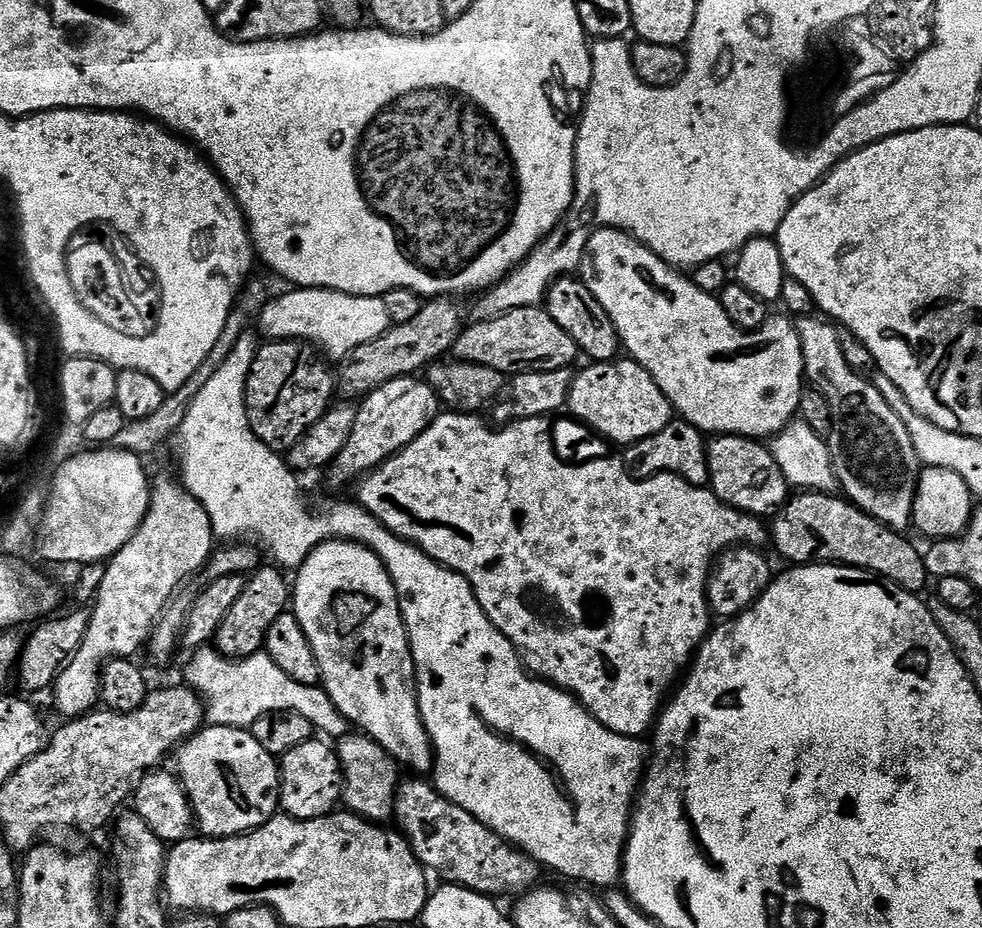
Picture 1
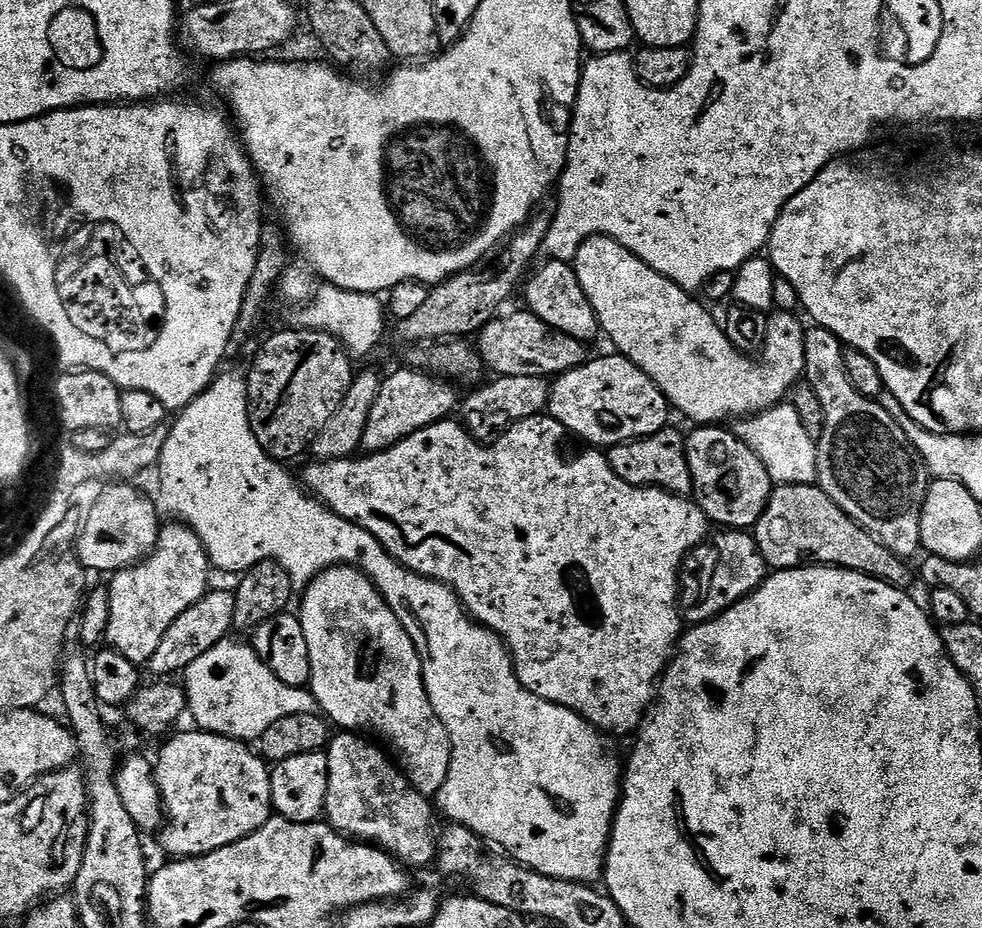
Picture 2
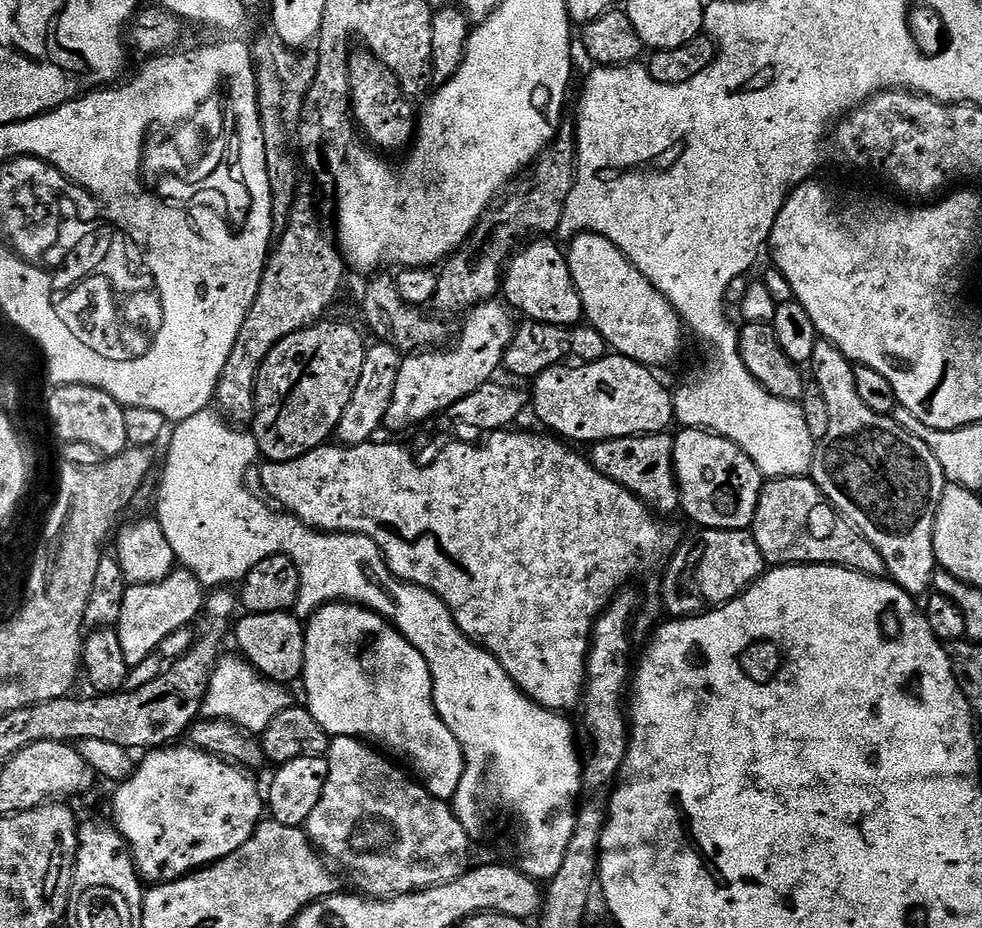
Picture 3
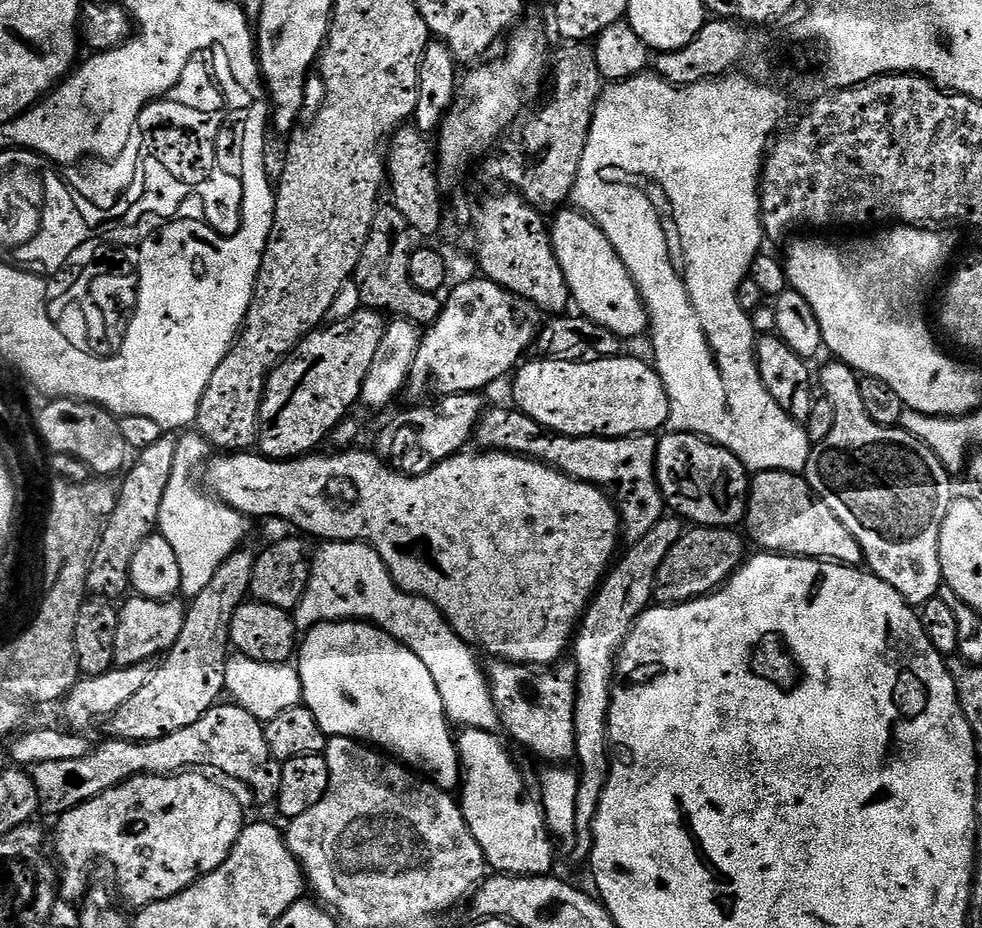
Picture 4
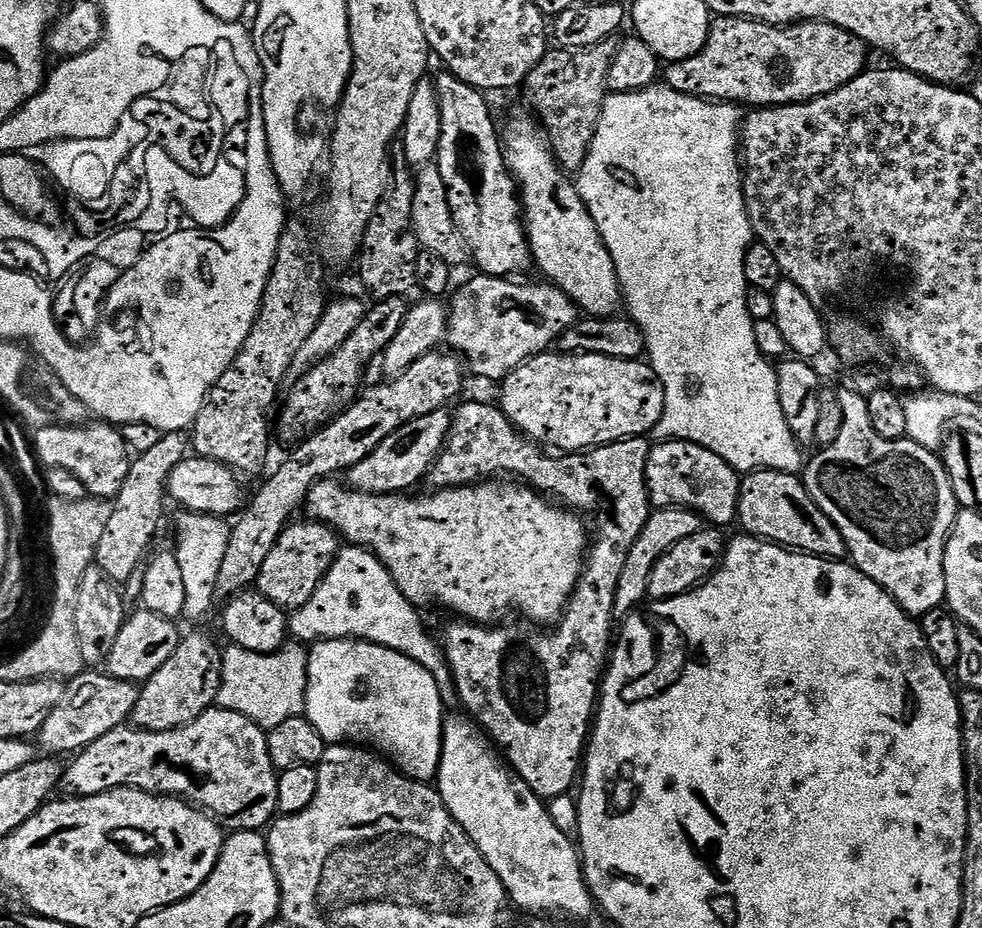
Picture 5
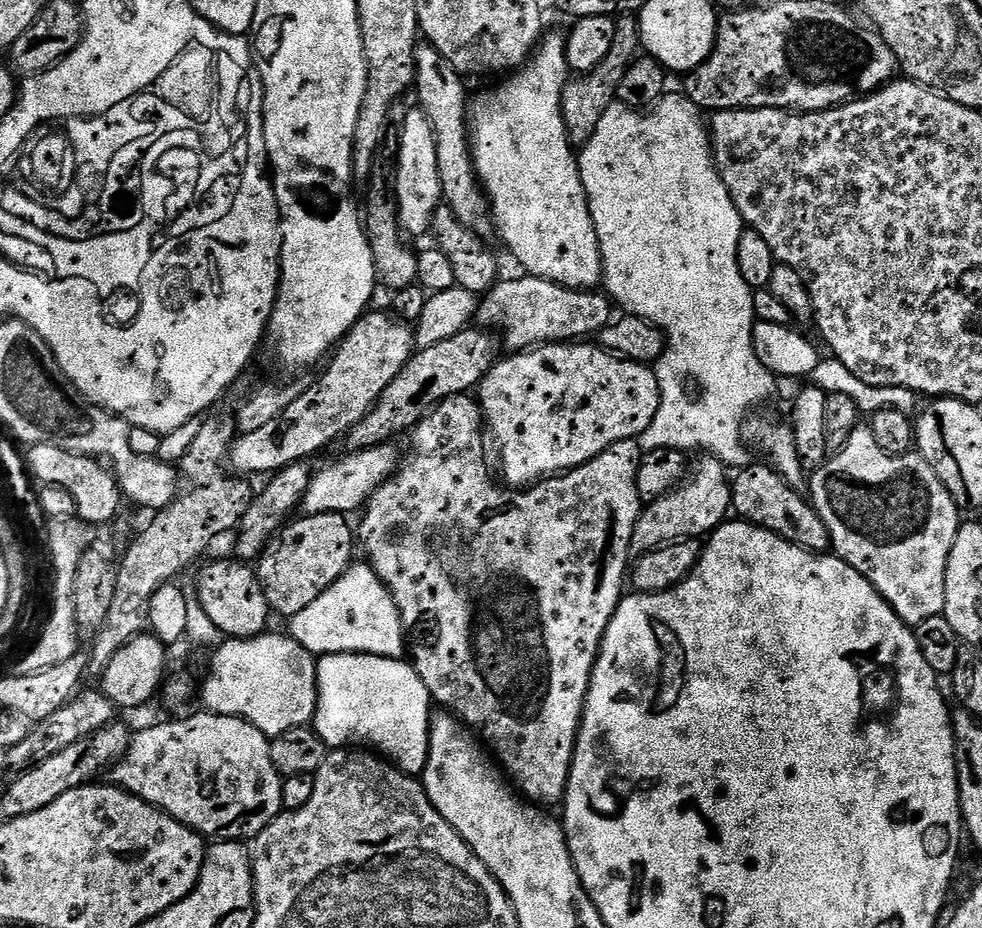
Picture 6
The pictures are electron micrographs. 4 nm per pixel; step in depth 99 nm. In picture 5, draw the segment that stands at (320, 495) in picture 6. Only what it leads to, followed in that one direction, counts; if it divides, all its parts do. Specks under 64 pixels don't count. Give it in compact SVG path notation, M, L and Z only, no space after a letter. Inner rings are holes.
M440 409L433 414L408 422L390 434L382 446L367 455L362 462L348 471L349 485L358 492L372 495L397 495L416 485L431 473L452 427L452 414L449 409Z

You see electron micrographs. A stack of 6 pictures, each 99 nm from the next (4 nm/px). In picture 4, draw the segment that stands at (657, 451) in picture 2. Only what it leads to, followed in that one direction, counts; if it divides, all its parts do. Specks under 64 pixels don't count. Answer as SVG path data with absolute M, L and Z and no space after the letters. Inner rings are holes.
M509 406L509 408L494 408L494 409L492 409L492 407L491 407L488 411L485 411L484 414L480 418L479 424L476 427L474 440L475 440L475 443L478 442L478 443L481 444L479 446L481 449L491 450L491 451L494 451L494 452L513 452L513 454L515 456L527 456L528 459L530 459L530 460L539 460L539 461L541 461L545 464L549 464L550 467L557 468L560 472L564 472L567 476L573 476L573 478L576 479L576 480L584 480L584 481L587 482L587 484L594 484L594 485L596 485L597 488L603 488L604 491L608 493L609 497L611 497L611 499L614 501L614 503L616 505L616 511L620 513L620 522L621 522L621 525L622 525L622 536L623 536L623 539L625 541L628 540L628 542L635 542L637 540L640 540L646 534L650 534L650 530L654 530L654 526L656 525L656 523L658 521L665 519L666 505L664 503L664 496L660 492L659 482L656 481L656 446L657 446L658 440L657 440L657 437L655 435L641 434L639 436L614 436L614 437L611 437L611 436L561 436L560 433L558 433L558 432L552 432L552 431L549 430L549 428L543 428L542 425L540 425L538 422L534 422L534 418L530 418L529 416L525 416L523 412L517 410L515 407Z

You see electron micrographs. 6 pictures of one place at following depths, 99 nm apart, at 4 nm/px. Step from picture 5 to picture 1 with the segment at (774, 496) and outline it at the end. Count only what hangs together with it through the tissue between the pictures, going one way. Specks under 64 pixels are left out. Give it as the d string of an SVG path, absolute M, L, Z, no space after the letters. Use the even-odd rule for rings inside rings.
M793 495L788 503L775 513L772 522L773 524L770 524L770 544L772 540L773 546L780 551L781 558L789 560L789 565L839 564L849 568L862 568L866 572L875 572L877 576L900 585L901 588L906 589L908 592L913 594L923 593L926 573L924 571L924 557L921 549L916 549L907 540L907 535L895 532L893 528L886 527L873 516L867 516L855 504L849 502L847 499L841 498L839 495Z

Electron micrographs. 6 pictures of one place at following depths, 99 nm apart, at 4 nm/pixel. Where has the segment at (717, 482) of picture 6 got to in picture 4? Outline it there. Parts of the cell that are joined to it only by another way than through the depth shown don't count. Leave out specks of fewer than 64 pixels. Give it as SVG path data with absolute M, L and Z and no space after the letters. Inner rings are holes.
M665 518L656 523L654 530L650 530L650 534L635 541L629 547L632 549L624 557L621 555L605 575L602 585L589 603L574 636L574 652L576 648L576 657L574 657L576 665L576 755L574 760L575 763L580 763L580 785L577 788L575 785L574 788L574 815L576 818L574 839L576 839L576 856L580 860L587 861L592 855L592 827L600 805L600 795L608 780L610 763L608 715L612 702L612 685L616 683L616 662L620 658L620 651L624 648L630 630L636 625L637 618L653 603L656 594L656 575L662 562L666 562L666 554L670 554L670 550L674 550L674 546L680 541L685 531L685 525L679 519Z

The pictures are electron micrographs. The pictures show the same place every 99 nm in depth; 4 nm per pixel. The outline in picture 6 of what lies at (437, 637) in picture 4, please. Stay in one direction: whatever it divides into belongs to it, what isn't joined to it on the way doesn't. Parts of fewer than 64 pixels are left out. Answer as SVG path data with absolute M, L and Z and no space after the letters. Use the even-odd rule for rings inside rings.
M367 562L353 563L352 567L342 574L342 578L334 582L334 586L330 586L318 598L314 598L314 602L310 602L306 610L291 617L290 624L292 624L290 635L317 658L339 652L361 652L398 660L406 652L406 629L400 617L400 607L396 605L390 590Z

